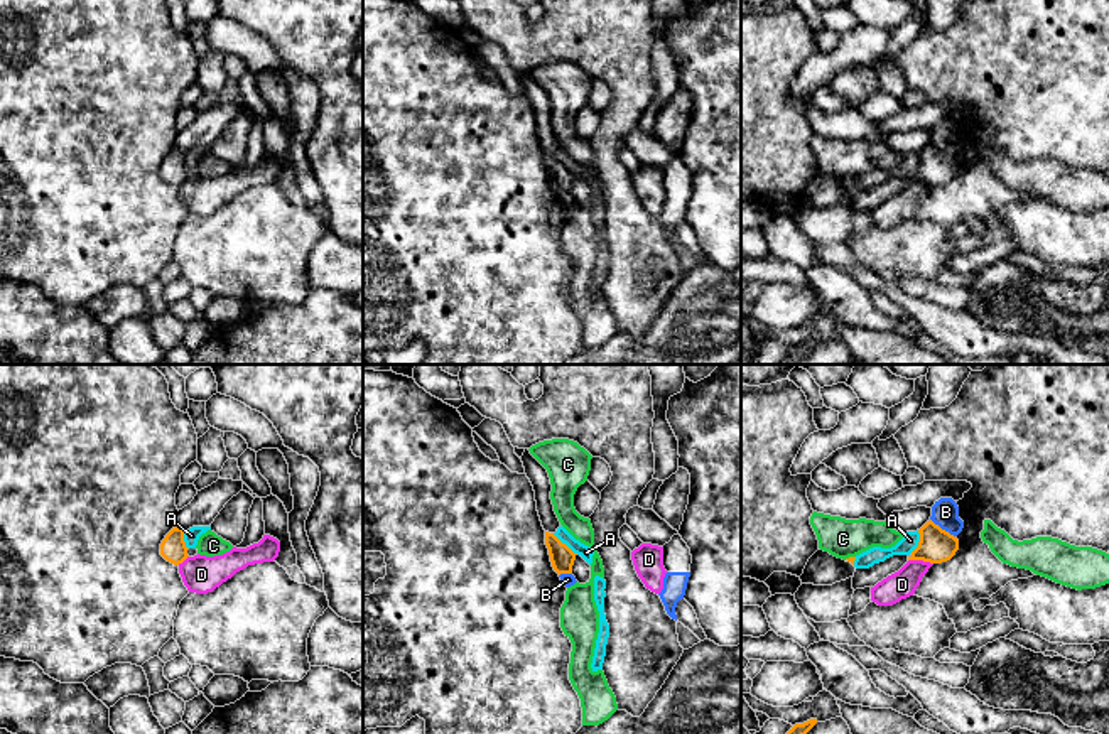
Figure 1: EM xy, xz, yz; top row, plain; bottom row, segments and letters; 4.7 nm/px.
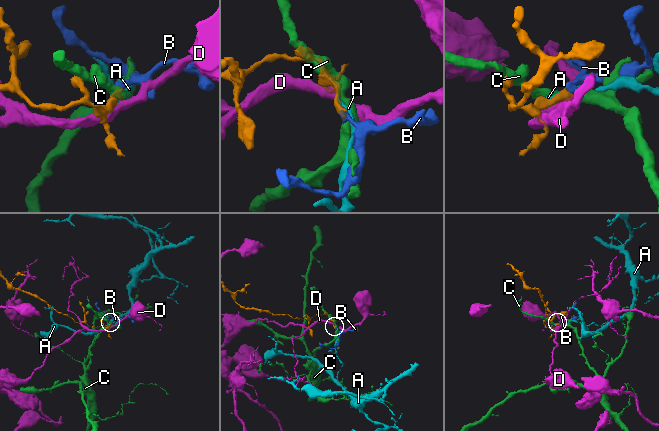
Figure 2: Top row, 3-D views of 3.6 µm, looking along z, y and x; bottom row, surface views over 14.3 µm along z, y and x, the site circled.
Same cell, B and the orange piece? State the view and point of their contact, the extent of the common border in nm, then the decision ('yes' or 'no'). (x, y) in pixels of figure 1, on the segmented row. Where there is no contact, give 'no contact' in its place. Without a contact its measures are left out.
yz (944, 530) | 160 nm | no

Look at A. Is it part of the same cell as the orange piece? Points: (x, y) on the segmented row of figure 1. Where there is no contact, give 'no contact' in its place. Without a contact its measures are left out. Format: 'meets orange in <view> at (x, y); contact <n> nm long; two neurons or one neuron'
meets orange in xz at (564, 544); contact 160 nm long; two neurons

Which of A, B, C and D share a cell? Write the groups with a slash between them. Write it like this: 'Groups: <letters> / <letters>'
Groups: A / B / C / D

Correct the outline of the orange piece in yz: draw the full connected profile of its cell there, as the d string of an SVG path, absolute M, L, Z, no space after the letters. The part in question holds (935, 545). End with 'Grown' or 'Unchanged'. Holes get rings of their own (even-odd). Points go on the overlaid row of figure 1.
M932 520L927 521L920 530L918 547L912 552L908 560L923 560L930 564L942 564L950 560L959 550L957 537L942 530Z. Unchanged

